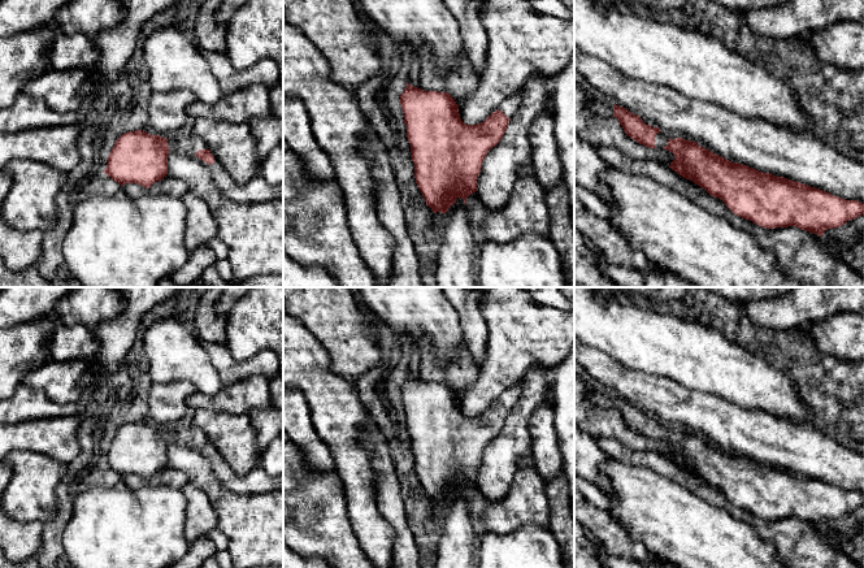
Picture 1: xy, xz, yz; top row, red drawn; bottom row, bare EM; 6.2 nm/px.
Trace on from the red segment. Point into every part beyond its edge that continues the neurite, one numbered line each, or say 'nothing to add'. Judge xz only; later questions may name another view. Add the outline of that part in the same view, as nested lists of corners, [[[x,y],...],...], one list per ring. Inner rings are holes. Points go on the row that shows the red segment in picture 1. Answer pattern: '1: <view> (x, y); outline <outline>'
1: xz (508, 107); outline [[[521,92],[509,96],[500,104],[499,110],[502,110],[508,118],[512,118],[521,104],[521,99]]]

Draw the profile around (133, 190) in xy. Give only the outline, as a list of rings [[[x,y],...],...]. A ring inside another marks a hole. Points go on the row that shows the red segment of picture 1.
[[[166,174],[161,181],[155,182],[148,188],[138,183],[125,183],[122,187],[125,194],[131,199],[139,199],[147,194],[156,195],[161,192],[182,198],[188,191],[188,187],[183,181],[169,174]]]

